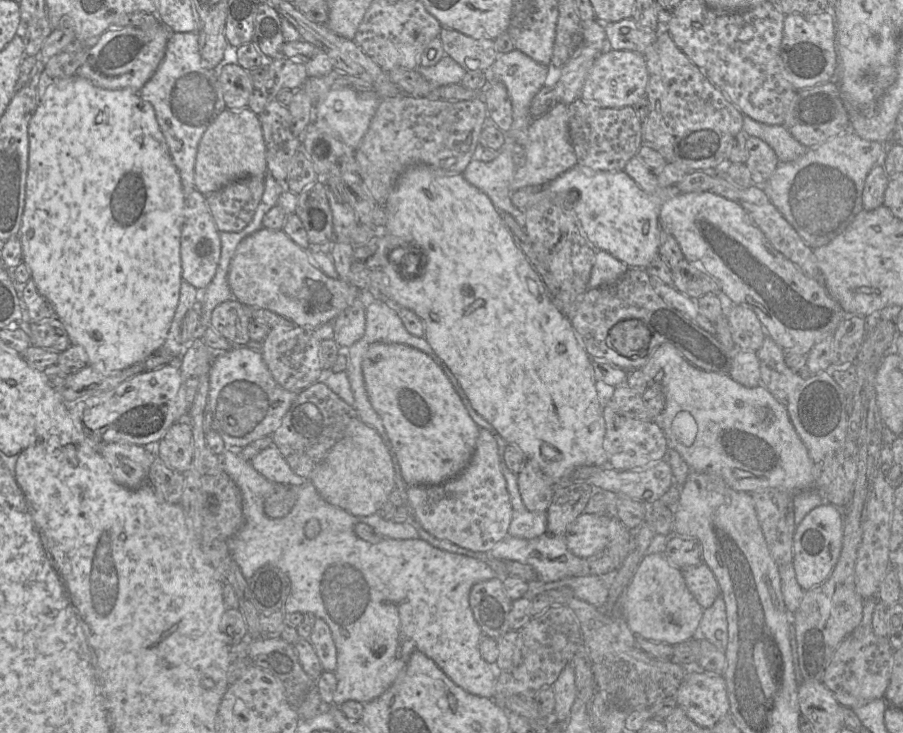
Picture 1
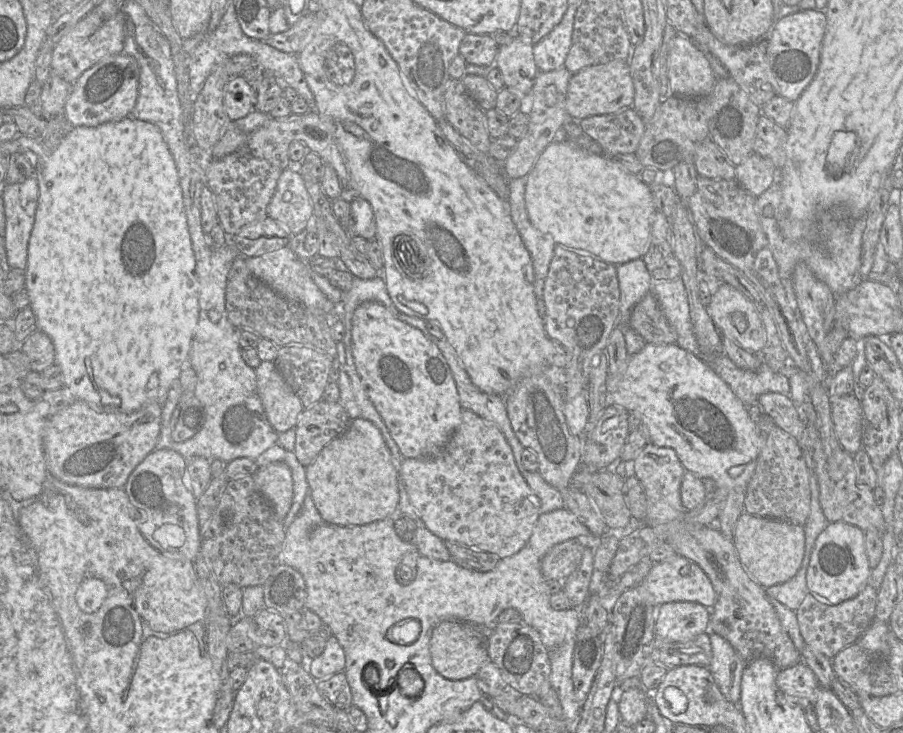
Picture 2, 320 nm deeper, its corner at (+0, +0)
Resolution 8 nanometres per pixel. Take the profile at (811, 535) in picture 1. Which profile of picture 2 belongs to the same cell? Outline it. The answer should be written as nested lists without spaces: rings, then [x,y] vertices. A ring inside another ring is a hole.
[[[829,522],[817,537],[806,574],[807,588],[820,594],[831,605],[859,594],[869,582],[872,569],[865,549],[865,532],[846,522]]]

